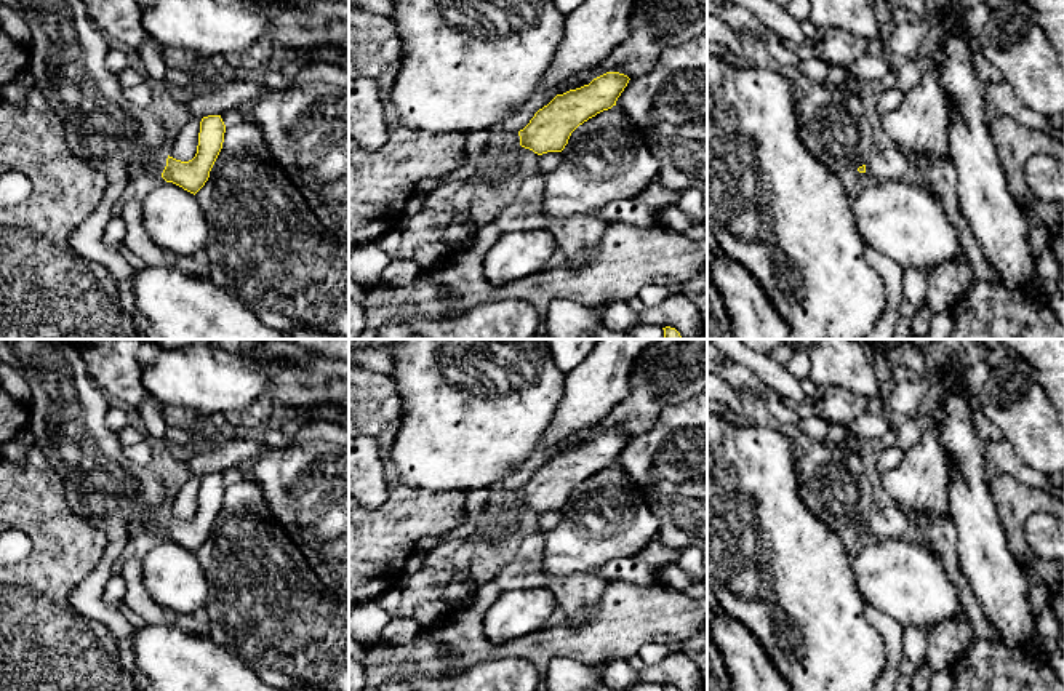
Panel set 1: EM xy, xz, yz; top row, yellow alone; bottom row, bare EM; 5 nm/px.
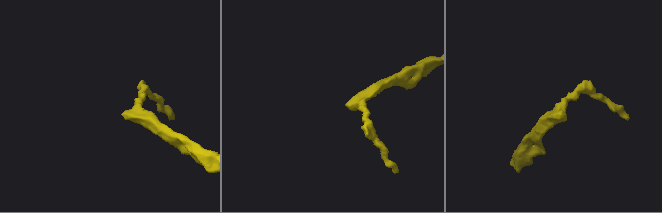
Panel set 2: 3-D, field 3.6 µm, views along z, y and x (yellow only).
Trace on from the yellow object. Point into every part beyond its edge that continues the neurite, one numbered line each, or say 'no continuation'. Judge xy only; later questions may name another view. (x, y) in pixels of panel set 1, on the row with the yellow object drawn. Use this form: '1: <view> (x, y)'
1: xy (156, 163)

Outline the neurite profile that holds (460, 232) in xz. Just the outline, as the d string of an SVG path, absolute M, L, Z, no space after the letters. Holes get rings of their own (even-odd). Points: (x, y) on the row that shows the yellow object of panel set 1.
M470 213L466 216L451 214L442 240L451 253L456 253L470 248L475 242L477 232L478 226L474 222Z

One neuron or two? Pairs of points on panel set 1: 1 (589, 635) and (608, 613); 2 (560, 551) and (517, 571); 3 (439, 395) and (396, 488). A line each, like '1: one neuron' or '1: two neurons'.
1: one neuron
2: two neurons
3: two neurons

